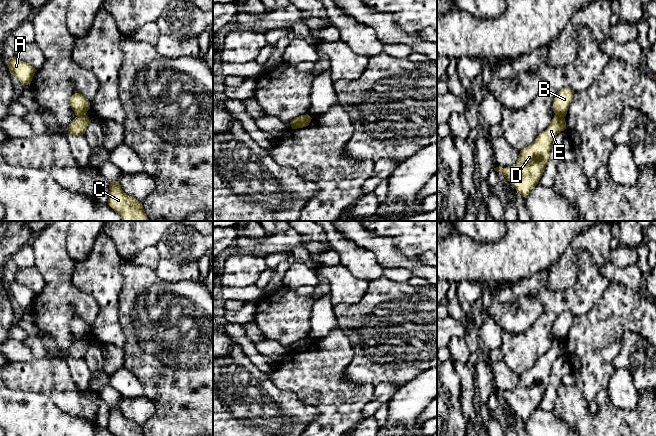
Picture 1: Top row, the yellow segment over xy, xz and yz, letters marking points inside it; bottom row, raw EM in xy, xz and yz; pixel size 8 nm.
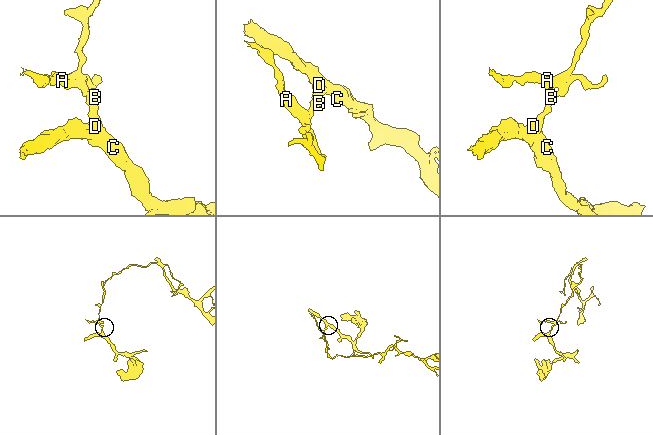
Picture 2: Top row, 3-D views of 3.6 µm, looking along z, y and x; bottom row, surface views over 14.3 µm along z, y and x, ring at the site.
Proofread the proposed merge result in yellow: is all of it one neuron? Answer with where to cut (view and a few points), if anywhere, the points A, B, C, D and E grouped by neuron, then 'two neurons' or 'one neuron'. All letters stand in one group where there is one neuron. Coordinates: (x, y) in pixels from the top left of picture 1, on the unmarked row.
cut in xy along (85, 337), (77, 340); A B / C D E; two neurons

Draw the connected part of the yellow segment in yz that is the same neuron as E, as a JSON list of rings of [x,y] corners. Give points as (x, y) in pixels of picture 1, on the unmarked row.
[[[555,338],[550,350],[531,369],[520,375],[515,389],[506,392],[498,390],[494,394],[503,398],[516,415],[526,422],[543,399],[553,362],[565,353],[565,342]]]

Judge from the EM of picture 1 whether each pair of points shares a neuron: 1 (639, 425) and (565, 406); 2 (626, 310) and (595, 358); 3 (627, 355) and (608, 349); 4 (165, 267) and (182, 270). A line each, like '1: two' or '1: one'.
1: one
2: one
3: two
4: one

